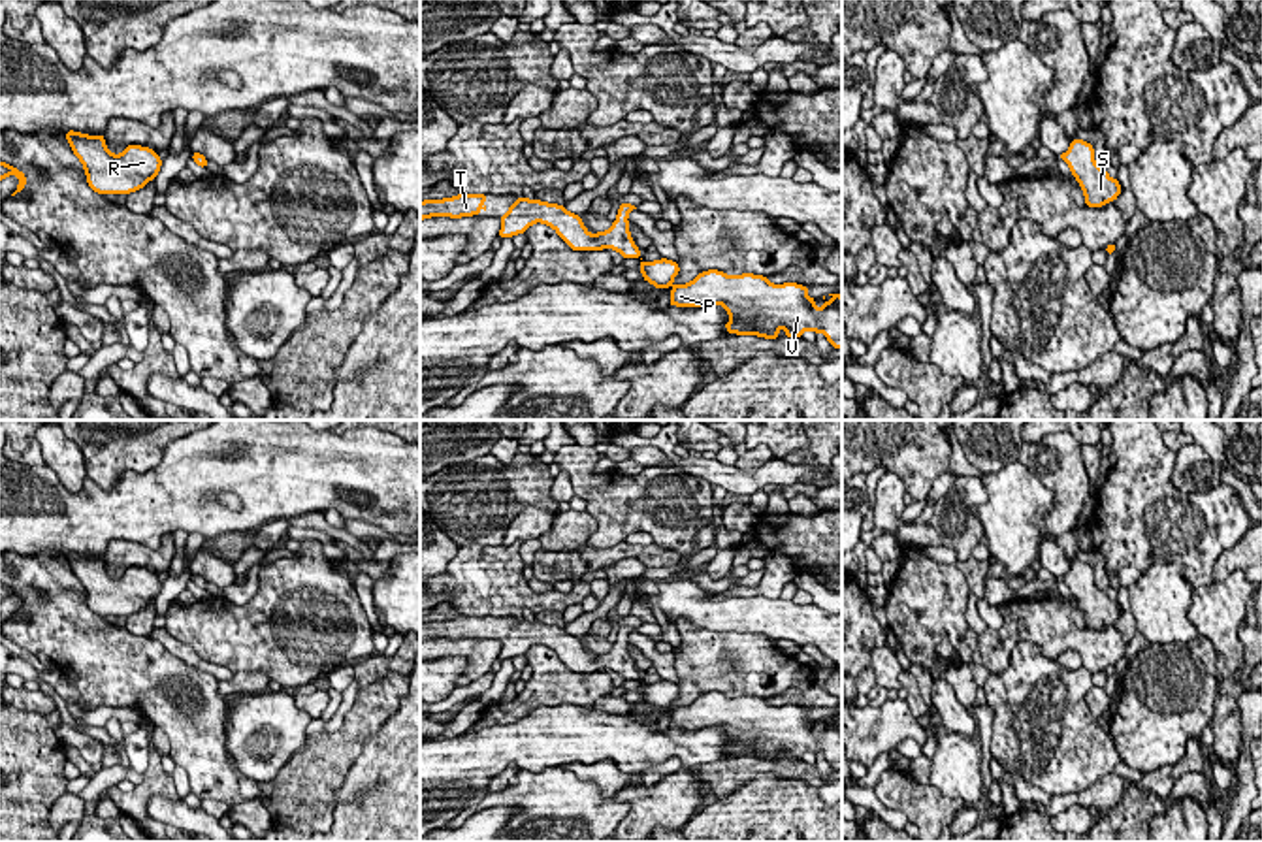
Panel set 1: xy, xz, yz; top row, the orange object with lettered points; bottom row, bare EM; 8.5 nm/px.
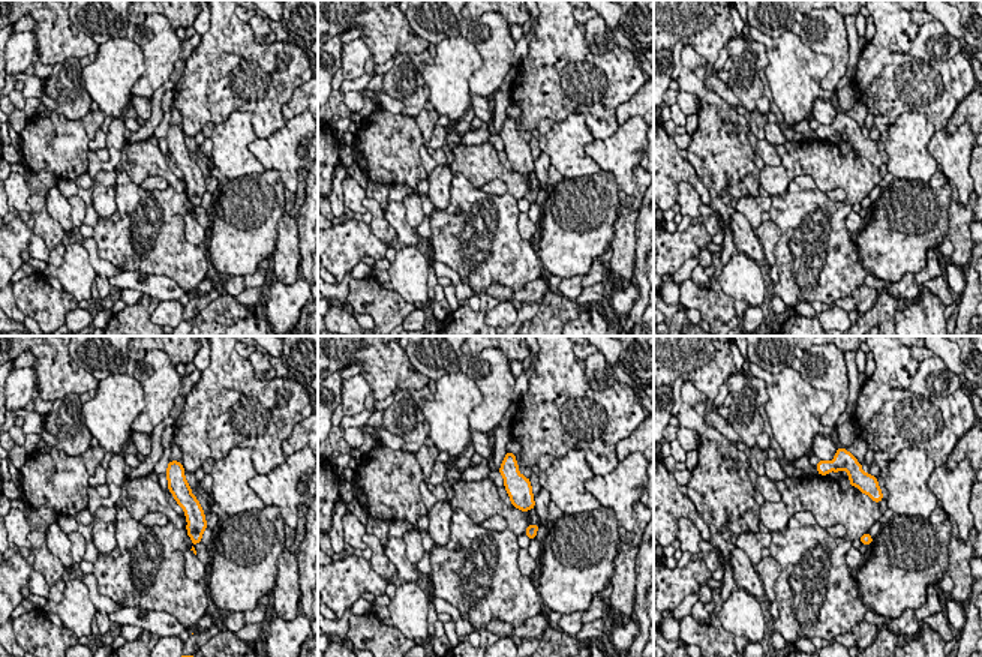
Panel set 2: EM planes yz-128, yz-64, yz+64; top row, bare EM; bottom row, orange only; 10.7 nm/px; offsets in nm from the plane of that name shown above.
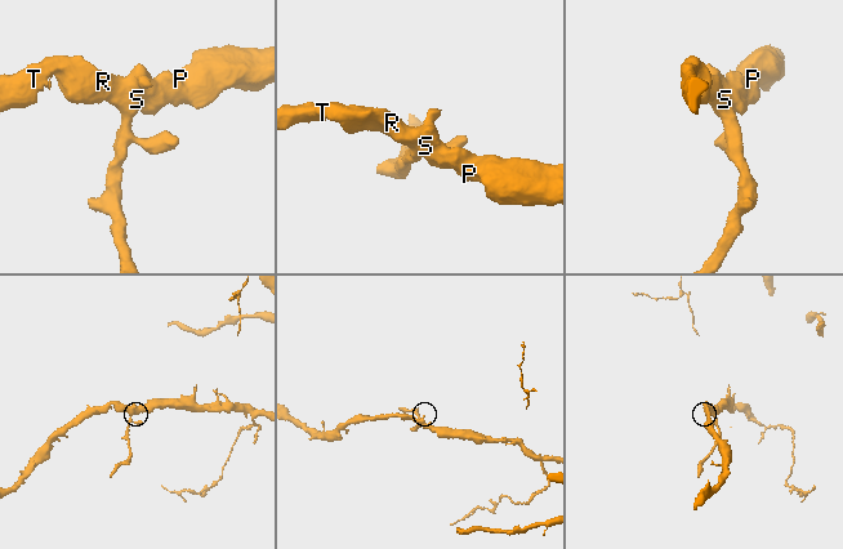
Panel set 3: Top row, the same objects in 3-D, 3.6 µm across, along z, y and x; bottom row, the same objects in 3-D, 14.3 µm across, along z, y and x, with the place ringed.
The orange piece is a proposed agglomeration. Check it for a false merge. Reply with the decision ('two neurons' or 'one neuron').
one neuron

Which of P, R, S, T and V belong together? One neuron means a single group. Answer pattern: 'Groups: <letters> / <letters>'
Groups: P R S T V

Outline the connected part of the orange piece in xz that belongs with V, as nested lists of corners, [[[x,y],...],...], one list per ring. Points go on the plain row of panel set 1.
[[[661,680],[640,684],[642,701],[655,710],[674,708],[671,729],[723,727],[731,742],[725,746],[729,755],[759,757],[778,761],[778,752],[785,750],[784,759],[802,759],[806,752],[823,755],[834,770],[842,770],[842,718],[829,716],[833,721],[821,731],[810,720],[808,708],[785,704],[772,706],[763,697],[725,697],[718,691],[699,695],[688,706],[674,706],[680,689],[676,684]]]

